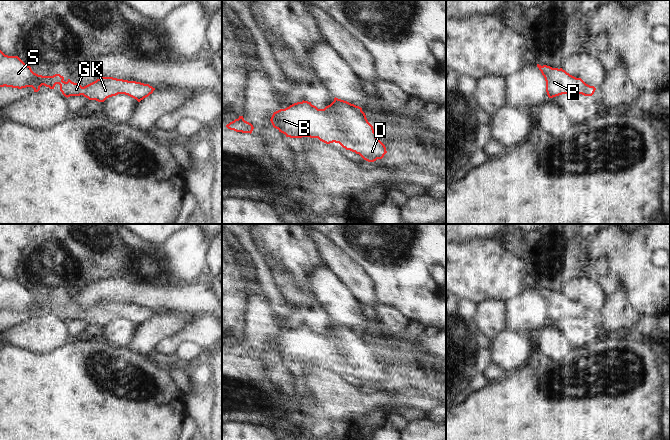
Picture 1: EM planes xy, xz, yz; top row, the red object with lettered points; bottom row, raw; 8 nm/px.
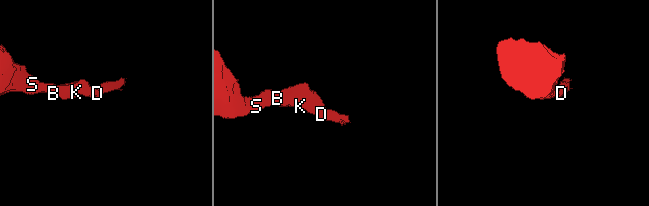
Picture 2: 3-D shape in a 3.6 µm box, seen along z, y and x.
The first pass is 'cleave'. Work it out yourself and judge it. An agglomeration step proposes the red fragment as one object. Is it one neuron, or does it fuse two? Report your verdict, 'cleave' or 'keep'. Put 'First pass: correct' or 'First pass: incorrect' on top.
First pass: incorrect
keep

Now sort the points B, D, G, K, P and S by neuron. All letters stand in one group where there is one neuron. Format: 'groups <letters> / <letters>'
groups B D G K P S

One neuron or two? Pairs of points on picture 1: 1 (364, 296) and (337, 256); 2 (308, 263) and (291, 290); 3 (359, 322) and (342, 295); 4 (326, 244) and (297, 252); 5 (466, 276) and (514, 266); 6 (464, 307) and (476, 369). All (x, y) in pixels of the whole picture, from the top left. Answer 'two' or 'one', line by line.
1: one
2: two
3: one
4: two
5: one
6: one

